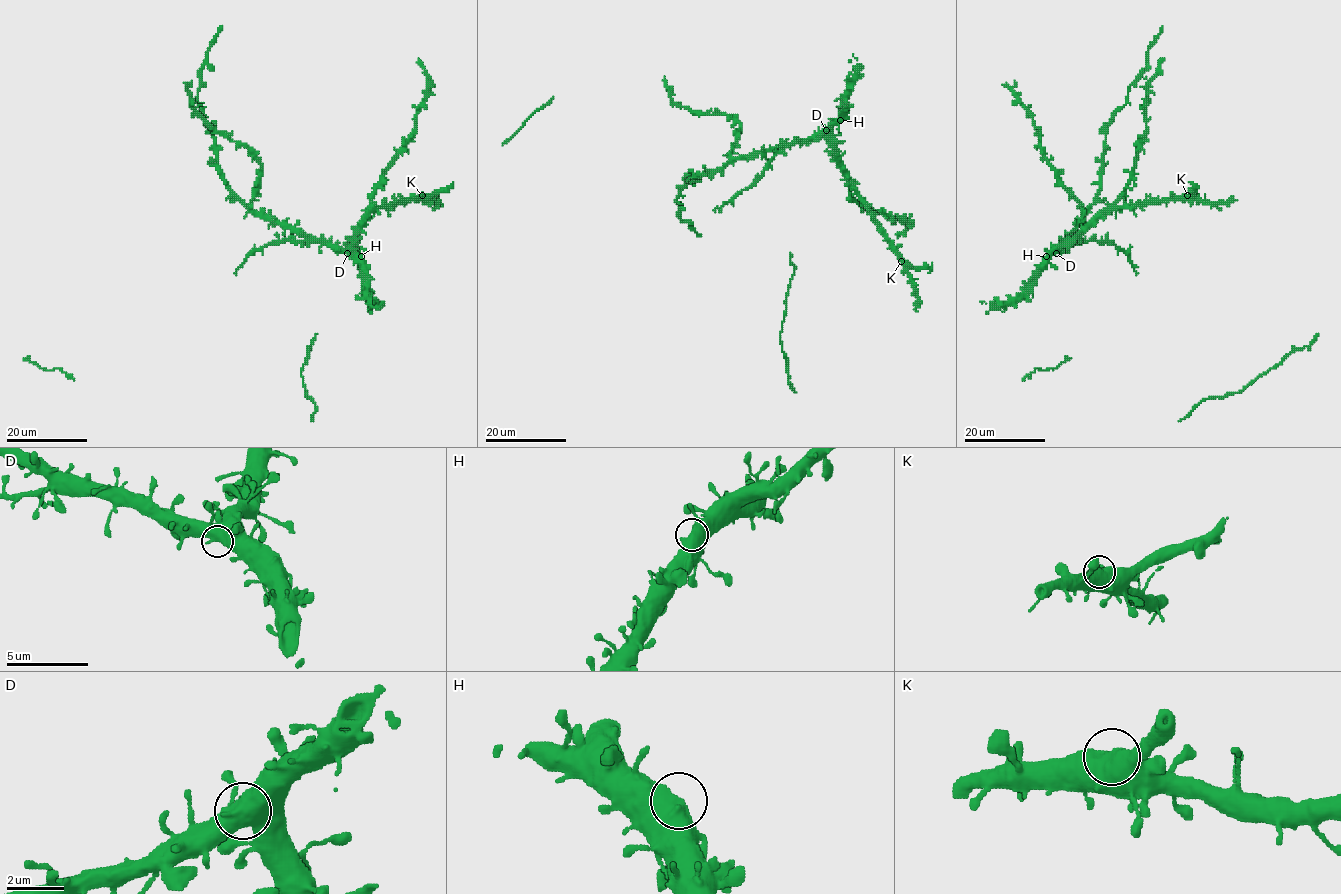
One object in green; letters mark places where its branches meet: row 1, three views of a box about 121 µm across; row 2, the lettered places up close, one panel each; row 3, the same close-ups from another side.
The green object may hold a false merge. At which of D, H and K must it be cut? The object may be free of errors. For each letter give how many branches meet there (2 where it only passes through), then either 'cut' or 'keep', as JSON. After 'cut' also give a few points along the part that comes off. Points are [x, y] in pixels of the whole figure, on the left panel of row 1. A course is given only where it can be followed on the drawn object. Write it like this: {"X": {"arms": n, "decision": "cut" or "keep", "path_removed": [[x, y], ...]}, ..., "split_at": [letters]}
{"D": {"arms": 1, "decision": "keep"}, "H": {"arms": 1, "decision": "keep"}, "K": {"arms": 1, "decision": "keep"}, "split_at": []}

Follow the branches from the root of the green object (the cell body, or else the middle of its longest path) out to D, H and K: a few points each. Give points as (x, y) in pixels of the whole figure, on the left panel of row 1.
D: (274, 242), (318, 241), (335, 245), (347, 253)
H: (274, 242), (318, 241), (351, 249), (361, 256)
K: (274, 242), (318, 241), (347, 249), (358, 226), (375, 209), (422, 195)

